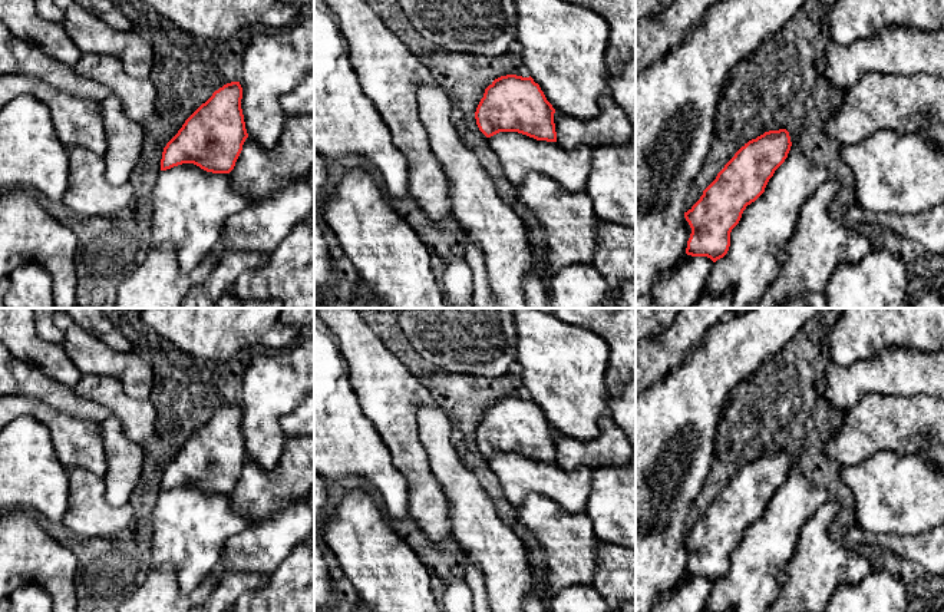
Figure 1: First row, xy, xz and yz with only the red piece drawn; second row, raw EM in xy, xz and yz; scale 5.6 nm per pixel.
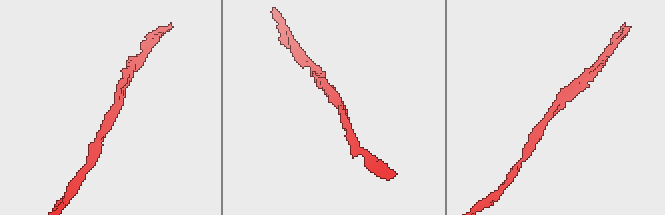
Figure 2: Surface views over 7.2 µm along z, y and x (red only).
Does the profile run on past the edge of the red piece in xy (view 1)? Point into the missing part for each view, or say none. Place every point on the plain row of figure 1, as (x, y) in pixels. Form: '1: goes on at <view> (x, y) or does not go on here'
1: does not go on here

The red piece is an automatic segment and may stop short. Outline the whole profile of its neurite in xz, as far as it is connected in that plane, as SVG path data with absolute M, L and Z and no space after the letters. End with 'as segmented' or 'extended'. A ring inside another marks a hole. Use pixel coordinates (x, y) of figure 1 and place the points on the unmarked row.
M506 396L485 410L475 440L486 459L518 453L537 462L557 463L554 434L555 430L531 397Z; as segmented

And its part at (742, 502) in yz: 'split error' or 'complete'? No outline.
complete

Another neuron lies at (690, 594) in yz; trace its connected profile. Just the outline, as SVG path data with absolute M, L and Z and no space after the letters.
M686 575L670 593L653 603L650 612L704 612L713 585L707 578Z

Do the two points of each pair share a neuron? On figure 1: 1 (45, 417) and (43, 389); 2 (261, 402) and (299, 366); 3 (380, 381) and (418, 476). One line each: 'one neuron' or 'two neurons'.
1: two neurons
2: one neuron
3: one neuron

